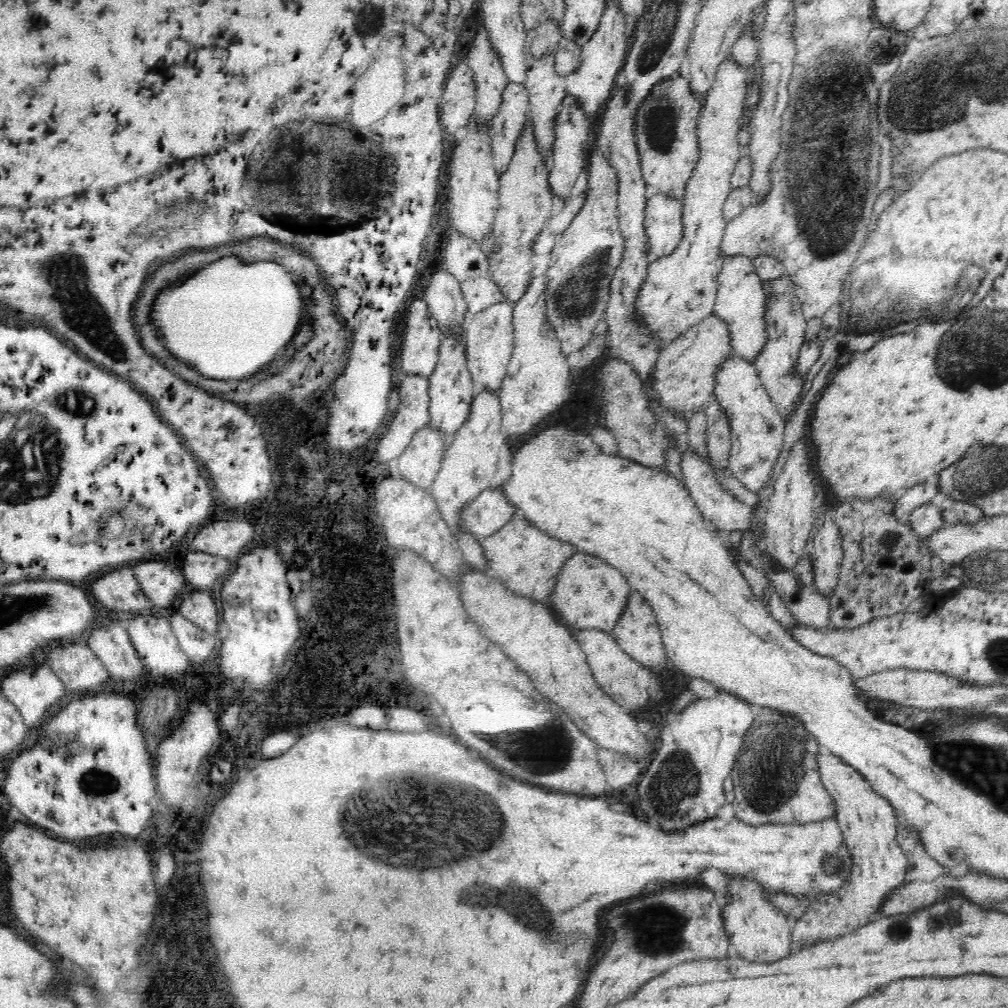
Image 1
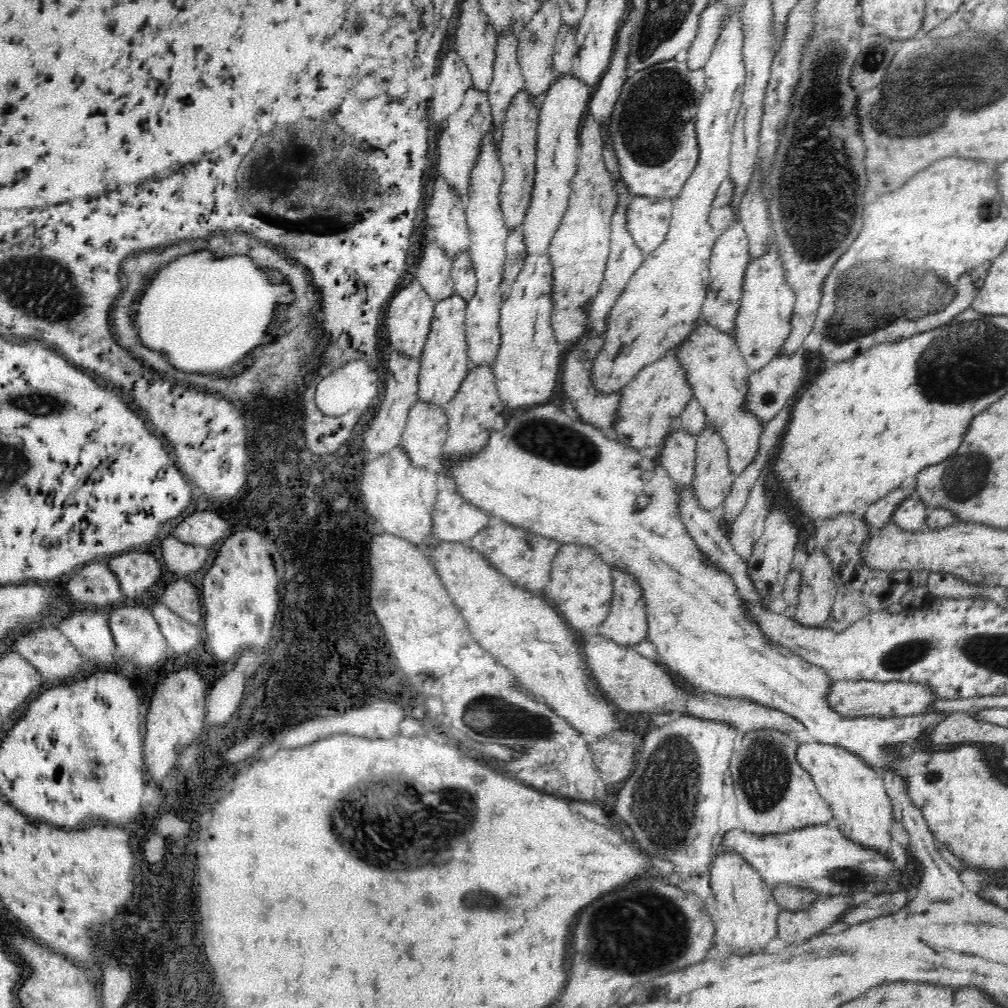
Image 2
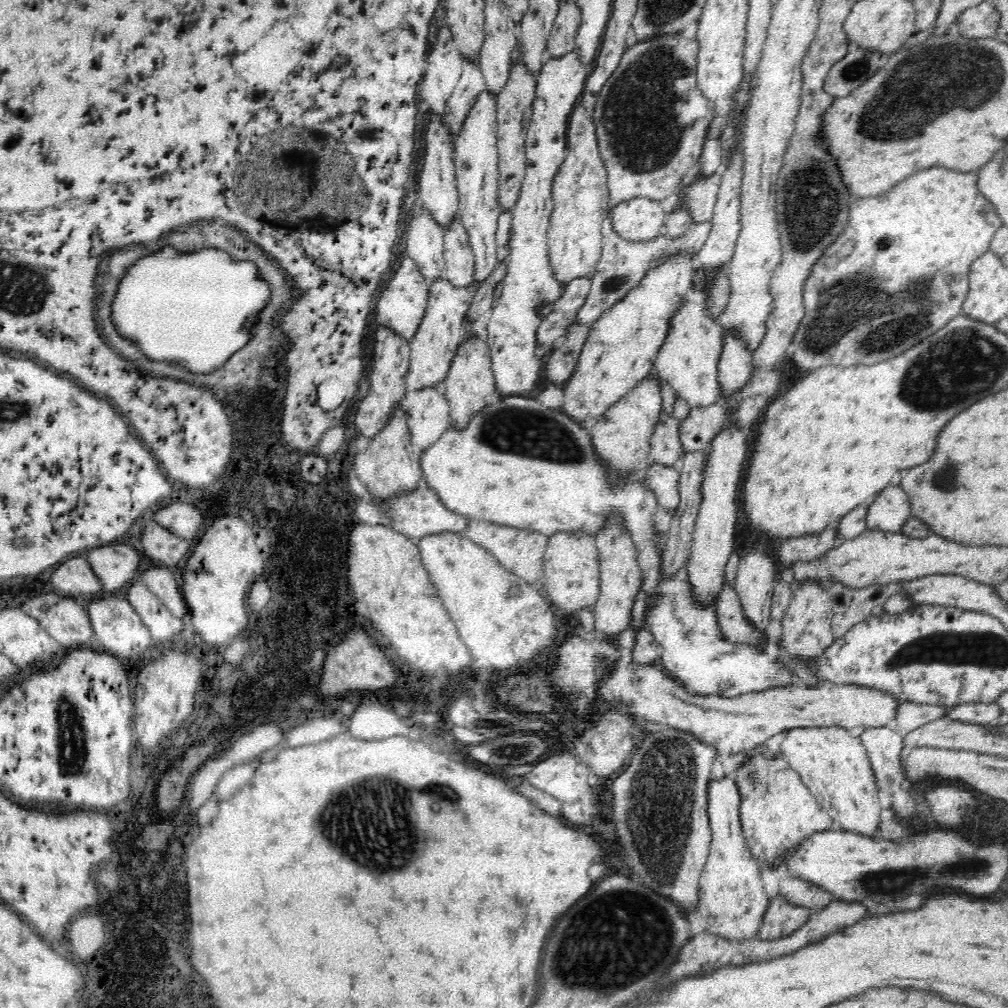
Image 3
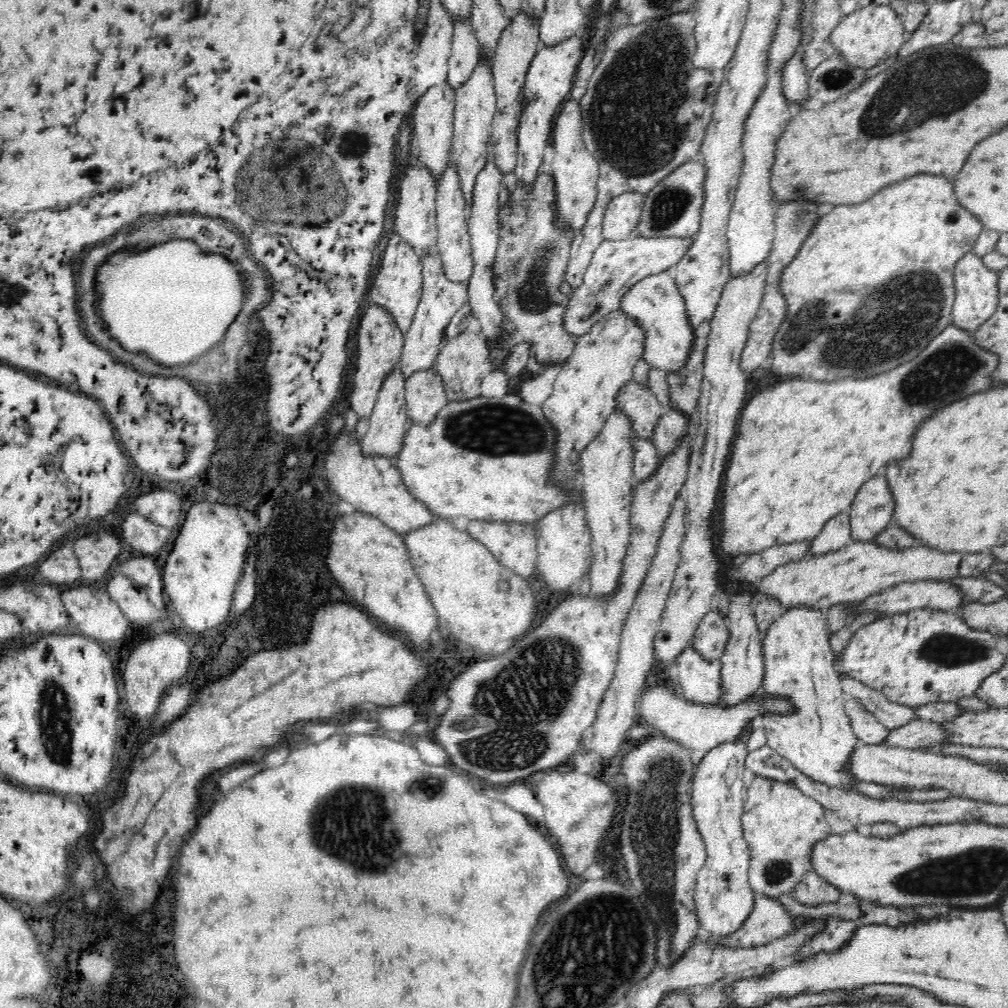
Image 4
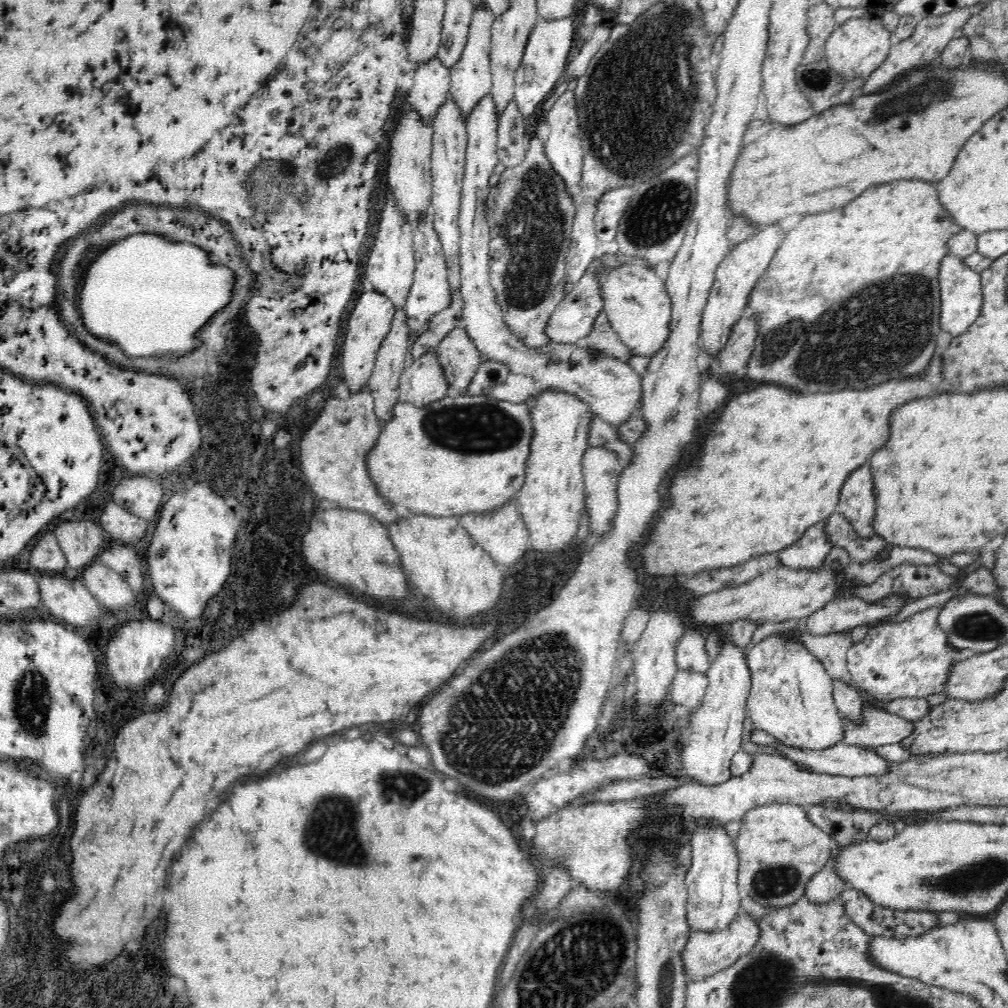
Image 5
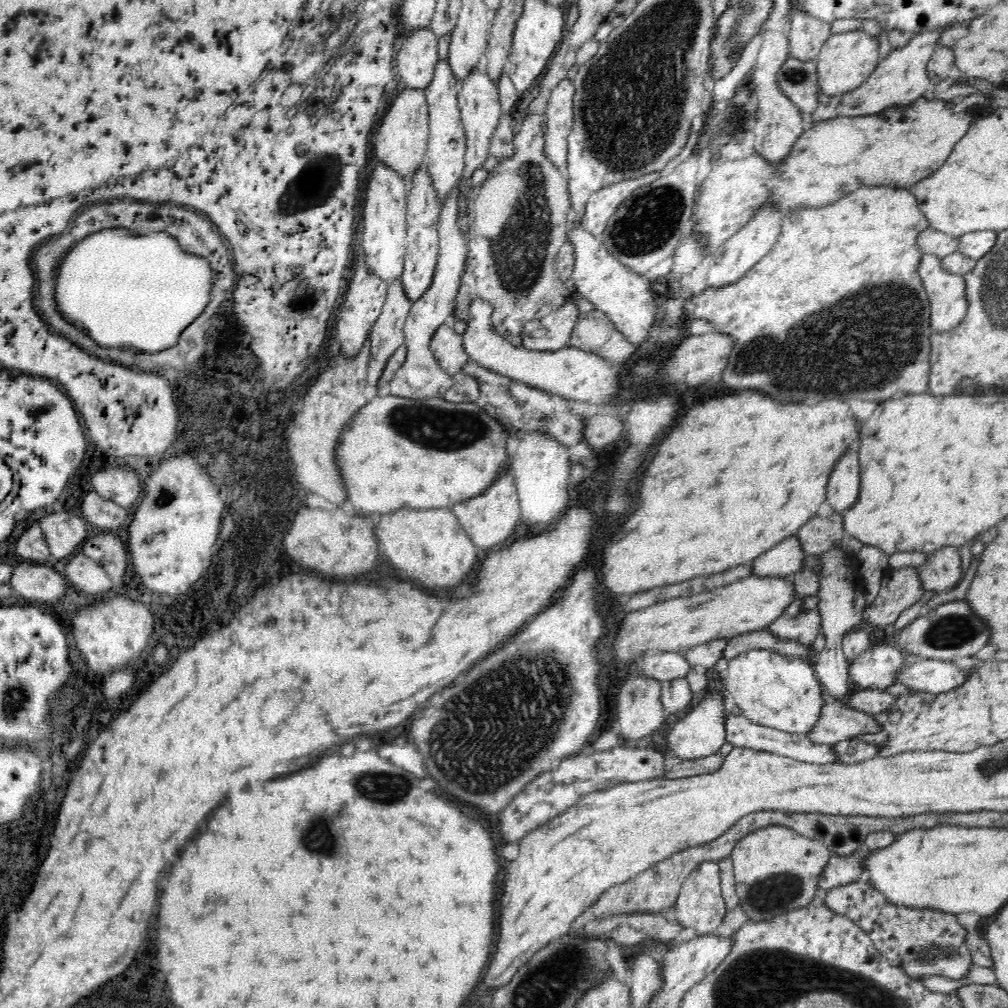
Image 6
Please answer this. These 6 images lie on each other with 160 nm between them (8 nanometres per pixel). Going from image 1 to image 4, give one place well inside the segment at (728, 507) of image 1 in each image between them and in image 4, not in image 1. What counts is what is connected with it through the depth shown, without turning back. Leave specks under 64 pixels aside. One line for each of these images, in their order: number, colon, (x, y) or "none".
2: (678, 457)
3: (665, 447)
4: (638, 402)

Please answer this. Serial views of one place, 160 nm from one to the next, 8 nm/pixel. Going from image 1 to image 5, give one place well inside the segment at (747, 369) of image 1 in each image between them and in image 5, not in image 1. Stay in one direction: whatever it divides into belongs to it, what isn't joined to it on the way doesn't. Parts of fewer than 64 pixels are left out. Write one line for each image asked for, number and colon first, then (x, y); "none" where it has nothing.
2: (714, 366)
3: (688, 360)
4: (655, 302)
5: (637, 305)

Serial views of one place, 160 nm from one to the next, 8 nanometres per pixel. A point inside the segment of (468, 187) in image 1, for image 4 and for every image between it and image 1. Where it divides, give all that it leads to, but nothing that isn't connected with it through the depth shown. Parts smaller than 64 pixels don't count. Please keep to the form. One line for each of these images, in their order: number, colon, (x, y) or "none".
2: (460, 142)
3: (472, 82)
4: (465, 47)

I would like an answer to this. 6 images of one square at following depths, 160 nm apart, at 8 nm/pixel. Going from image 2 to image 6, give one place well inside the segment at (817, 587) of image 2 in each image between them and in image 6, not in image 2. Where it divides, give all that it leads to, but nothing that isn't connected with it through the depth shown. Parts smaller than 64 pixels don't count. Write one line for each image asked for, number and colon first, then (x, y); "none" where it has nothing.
3: (806, 625)
4: (816, 737)
5: (792, 699)
6: (783, 692)

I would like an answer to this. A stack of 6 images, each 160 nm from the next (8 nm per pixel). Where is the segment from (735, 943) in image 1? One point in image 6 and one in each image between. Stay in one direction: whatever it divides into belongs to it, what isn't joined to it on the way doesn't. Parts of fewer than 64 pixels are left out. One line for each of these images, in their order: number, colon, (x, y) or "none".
2: (742, 906)
3: (732, 899)
4: (723, 897)
5: (716, 728)
6: (700, 905)

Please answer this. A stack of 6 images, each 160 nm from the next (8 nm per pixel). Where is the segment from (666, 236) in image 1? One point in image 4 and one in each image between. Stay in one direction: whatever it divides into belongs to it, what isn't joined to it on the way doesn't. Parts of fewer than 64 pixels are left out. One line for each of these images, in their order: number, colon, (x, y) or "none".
2: (648, 219)
3: (637, 219)
4: (624, 211)

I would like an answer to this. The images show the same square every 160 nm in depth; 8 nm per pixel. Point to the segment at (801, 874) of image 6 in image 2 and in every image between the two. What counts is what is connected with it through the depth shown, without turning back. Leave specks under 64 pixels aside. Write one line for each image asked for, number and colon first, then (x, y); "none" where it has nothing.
2: (774, 794)
3: (777, 811)
4: (781, 825)
5: (779, 849)

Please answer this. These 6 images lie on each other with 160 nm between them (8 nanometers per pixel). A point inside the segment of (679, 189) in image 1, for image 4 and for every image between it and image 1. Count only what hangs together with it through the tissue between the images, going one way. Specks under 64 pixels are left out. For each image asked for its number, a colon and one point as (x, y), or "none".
2: (652, 127)
3: (650, 117)
4: (643, 116)

